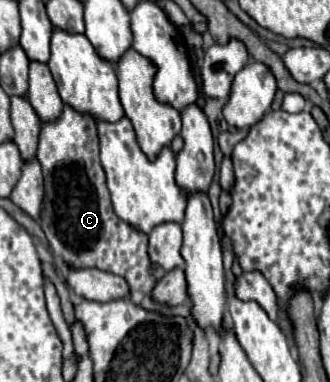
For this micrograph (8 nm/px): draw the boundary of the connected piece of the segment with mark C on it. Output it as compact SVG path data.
M64 104L56 120L40 124L36 158L44 174L44 200L38 222L54 254L64 262L72 262L72 266L96 266L122 276L134 294L150 294L158 280L148 256L148 234L118 218L112 208L98 158L94 118Z

